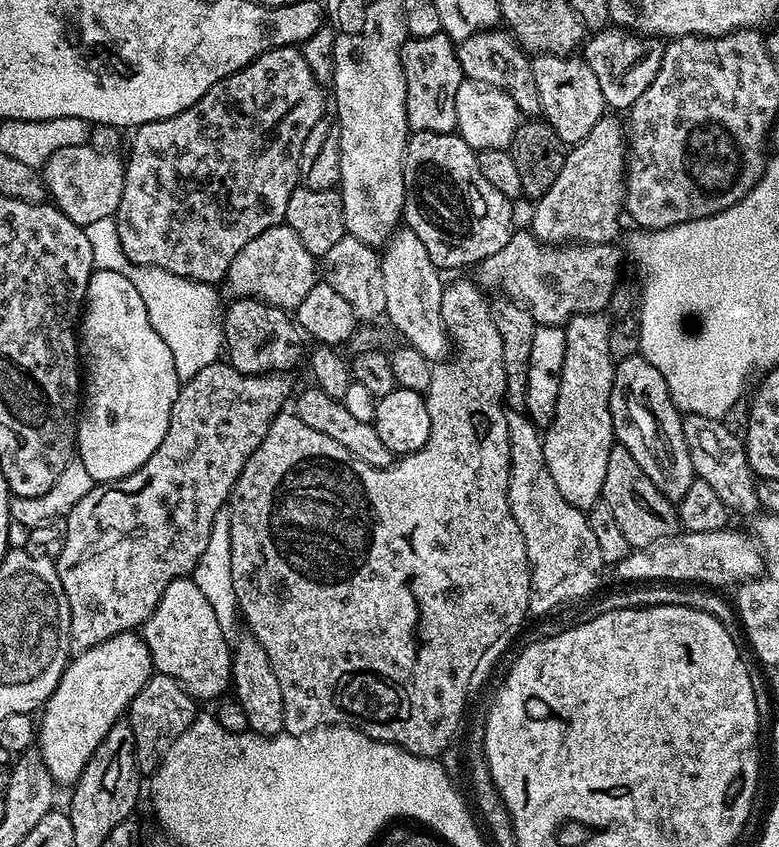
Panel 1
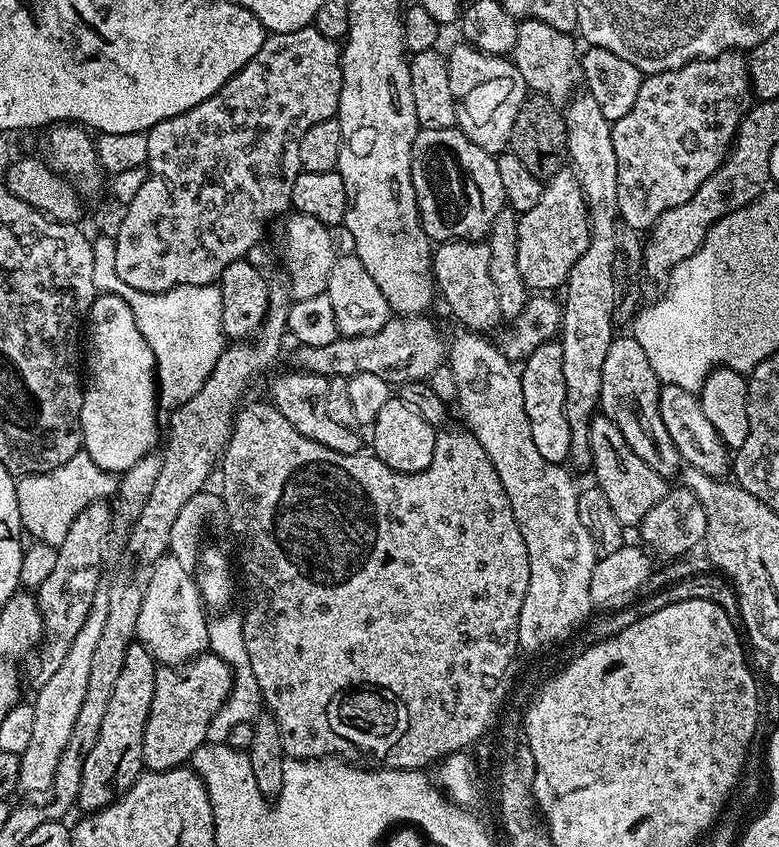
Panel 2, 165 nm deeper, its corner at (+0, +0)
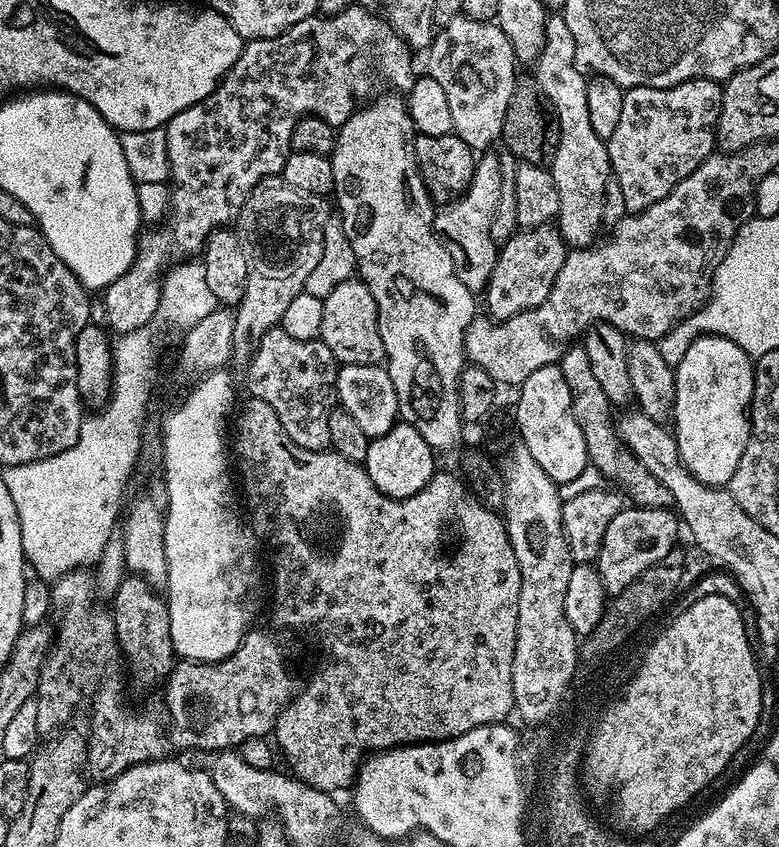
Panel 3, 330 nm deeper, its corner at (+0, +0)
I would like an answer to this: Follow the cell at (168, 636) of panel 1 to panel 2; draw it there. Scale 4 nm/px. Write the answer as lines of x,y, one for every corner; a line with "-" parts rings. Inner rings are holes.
169,554
157,562
152,568
152,577
146,590
146,598
142,602
142,614
138,614
138,626
136,627
136,640
144,645
146,651
155,658
157,665
175,666
186,664
189,660
195,660
209,651
208,646
208,624
209,617
204,617
206,606
200,599
198,580
193,573
188,572
185,567

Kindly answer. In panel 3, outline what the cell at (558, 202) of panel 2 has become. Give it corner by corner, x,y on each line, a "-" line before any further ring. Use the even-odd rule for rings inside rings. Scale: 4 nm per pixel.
543,224
540,228
517,231
499,249
490,282
482,293
482,300
488,303
487,315
495,321
505,320
546,302
554,286
554,278
558,278
558,270
562,270
568,253
569,249
560,237
559,227

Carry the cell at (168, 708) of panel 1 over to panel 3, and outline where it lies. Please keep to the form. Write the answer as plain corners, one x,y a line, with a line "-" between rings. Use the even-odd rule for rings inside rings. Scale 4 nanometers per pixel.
249,631
238,650
225,660
215,660
213,664
184,660
166,677
166,732
175,747
201,748
207,754
215,754
235,749
246,738
267,737
275,729
281,710
293,696
288,693
288,680
284,680
284,652
276,652
281,641
268,632
256,631

